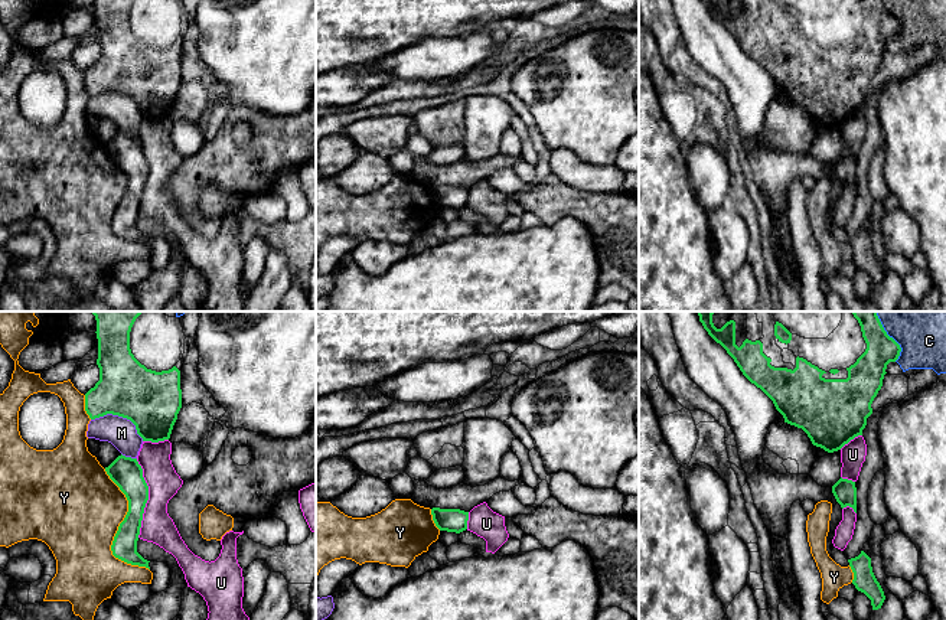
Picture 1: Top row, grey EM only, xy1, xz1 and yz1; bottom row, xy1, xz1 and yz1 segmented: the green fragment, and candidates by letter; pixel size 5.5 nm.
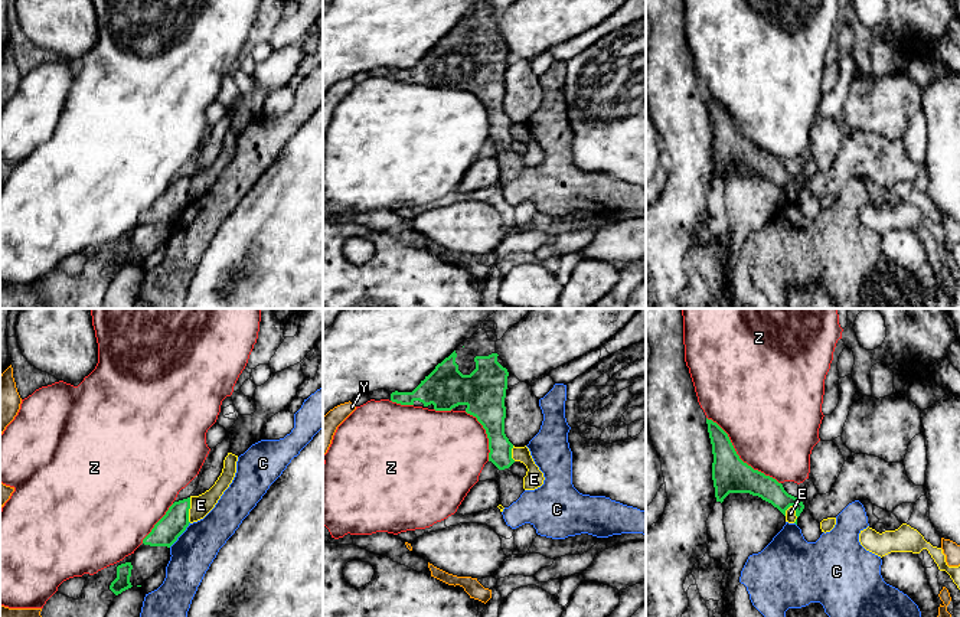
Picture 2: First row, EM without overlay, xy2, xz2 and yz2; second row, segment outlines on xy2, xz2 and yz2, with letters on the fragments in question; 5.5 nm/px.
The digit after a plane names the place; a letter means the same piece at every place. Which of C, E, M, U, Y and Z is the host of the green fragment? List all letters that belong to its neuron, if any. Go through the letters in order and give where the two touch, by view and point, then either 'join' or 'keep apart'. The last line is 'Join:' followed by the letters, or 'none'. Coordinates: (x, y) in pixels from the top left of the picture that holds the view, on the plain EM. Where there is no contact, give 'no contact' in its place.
C: contact yz1 (896, 19); keep apart
E: contact yz2 (796, 191); keep apart
M: contact xy1 (120, 92); keep apart
U: contact xy1 (147, 175); keep apart
Y: contact xy1 (118, 206); keep apart
Z: contact yz2 (738, 133); keep apart
Join: none

